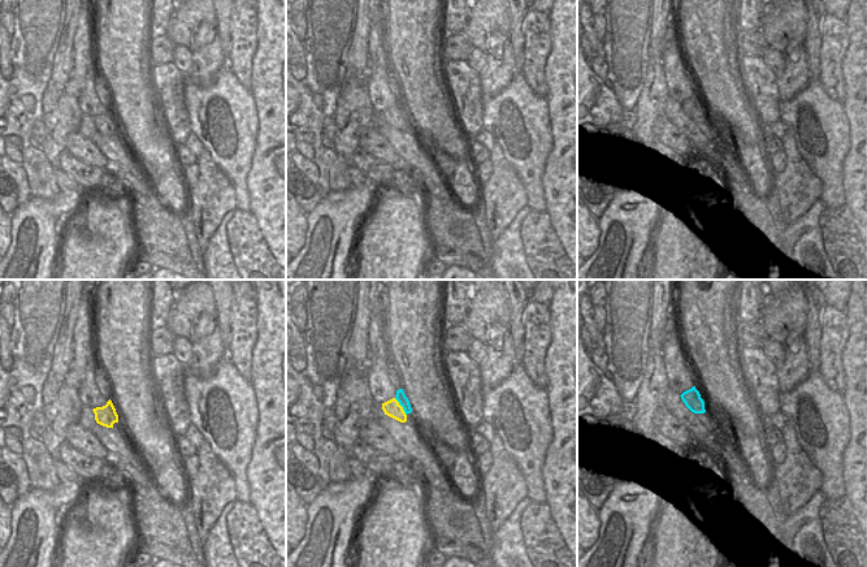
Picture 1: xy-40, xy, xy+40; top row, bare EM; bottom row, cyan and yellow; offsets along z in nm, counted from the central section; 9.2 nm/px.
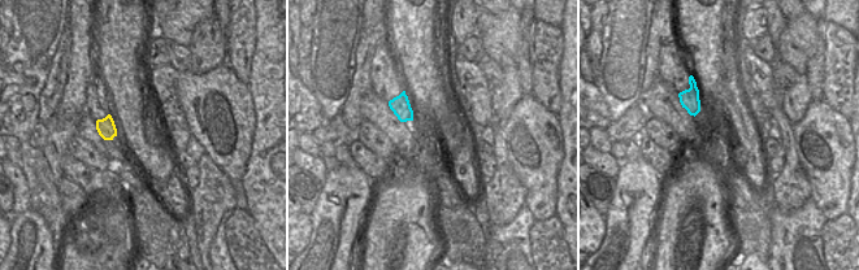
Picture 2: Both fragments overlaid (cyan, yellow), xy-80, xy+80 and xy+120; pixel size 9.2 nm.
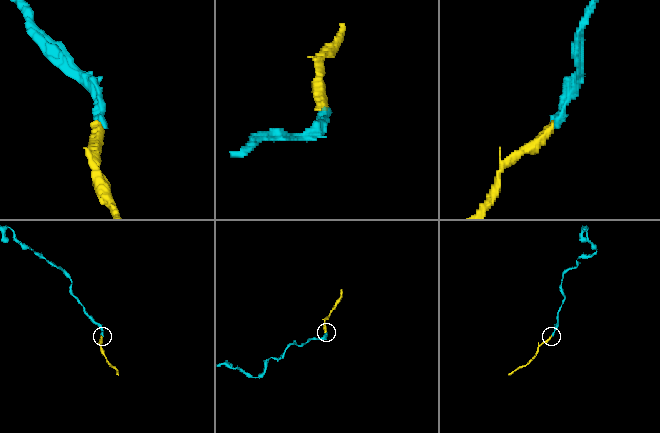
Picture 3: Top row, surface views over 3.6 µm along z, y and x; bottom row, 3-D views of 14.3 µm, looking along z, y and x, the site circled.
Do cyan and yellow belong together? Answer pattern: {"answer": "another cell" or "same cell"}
{"answer": "same cell"}

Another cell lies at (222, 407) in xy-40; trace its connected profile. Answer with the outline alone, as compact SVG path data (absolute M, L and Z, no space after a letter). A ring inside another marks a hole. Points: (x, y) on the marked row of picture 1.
M224 358L208 377L186 375L183 386L190 423L231 473L237 501L251 502L247 467L259 420L251 384Z

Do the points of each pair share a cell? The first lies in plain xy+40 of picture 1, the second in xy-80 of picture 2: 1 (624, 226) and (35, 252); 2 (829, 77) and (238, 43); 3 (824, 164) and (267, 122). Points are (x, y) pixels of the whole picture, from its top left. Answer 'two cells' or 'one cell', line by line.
1: one cell
2: one cell
3: two cells

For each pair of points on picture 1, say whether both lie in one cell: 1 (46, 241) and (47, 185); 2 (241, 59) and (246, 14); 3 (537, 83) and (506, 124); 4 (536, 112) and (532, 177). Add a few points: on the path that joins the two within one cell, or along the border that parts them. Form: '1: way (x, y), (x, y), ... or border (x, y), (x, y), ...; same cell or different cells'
1: border (60, 191), (51, 198), (31, 197); different cells
2: way (237, 48), (243, 34), (243, 25); same cell
3: border (520, 72), (530, 89), (543, 99); different cells
4: way (532, 128), (532, 161); same cell

